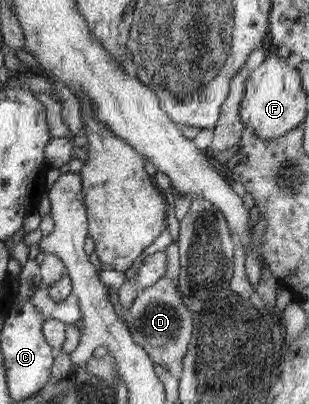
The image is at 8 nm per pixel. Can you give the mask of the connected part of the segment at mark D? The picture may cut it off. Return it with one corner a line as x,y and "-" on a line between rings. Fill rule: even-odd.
162,277
154,286
146,287
127,311
129,316
126,318
126,326
133,340
149,352
154,363
178,374
192,338
195,312
184,305
181,293
172,281

